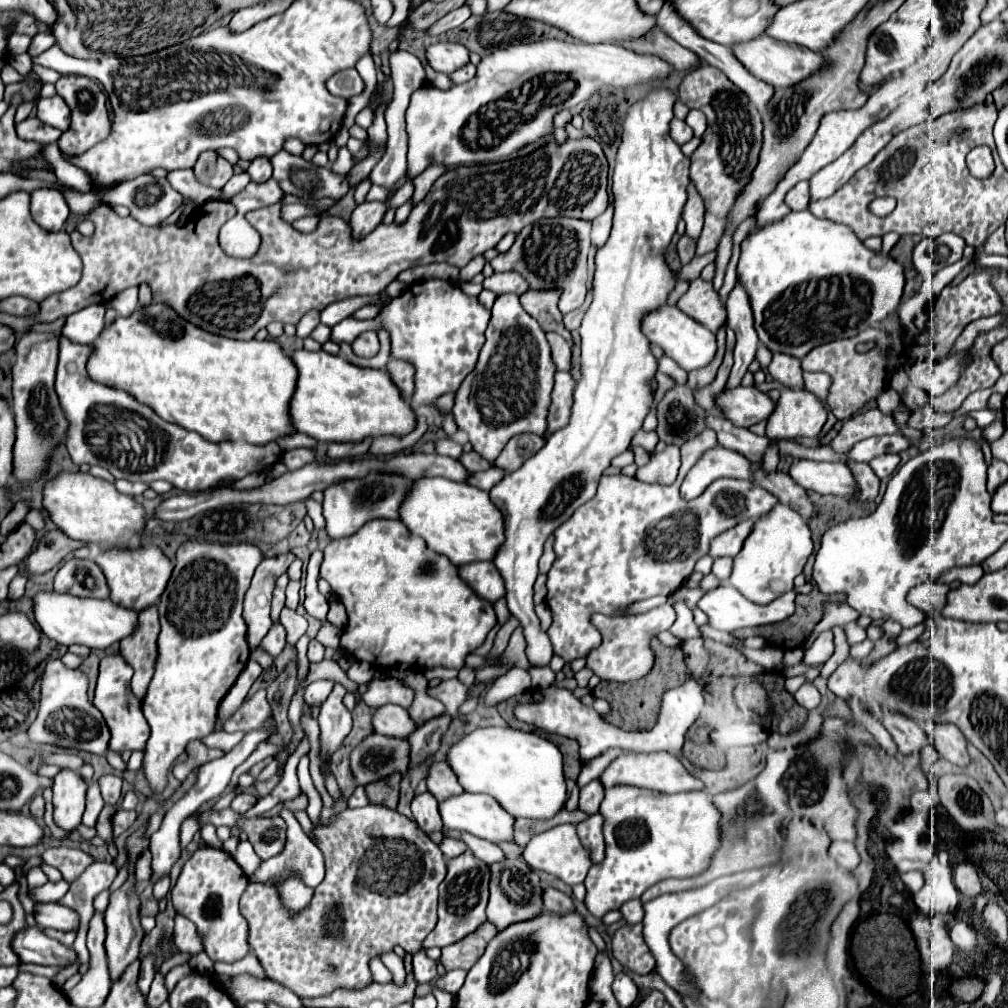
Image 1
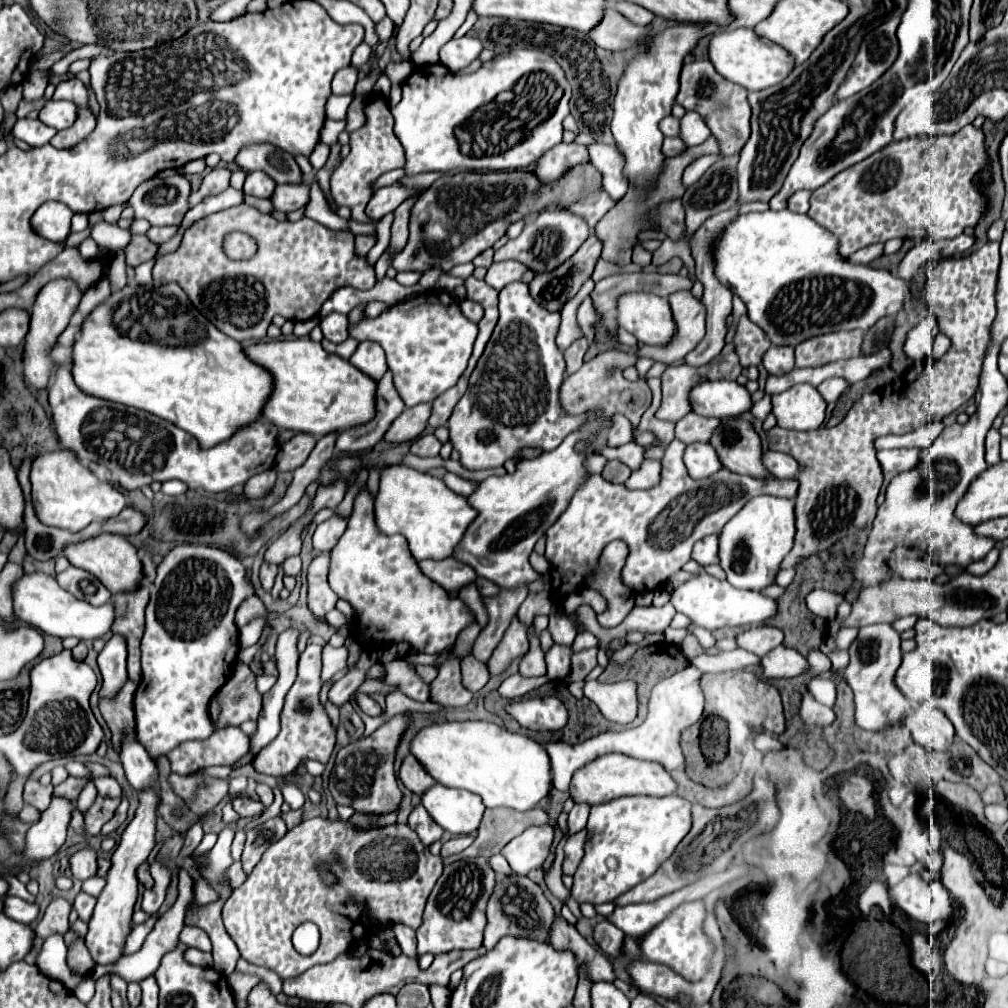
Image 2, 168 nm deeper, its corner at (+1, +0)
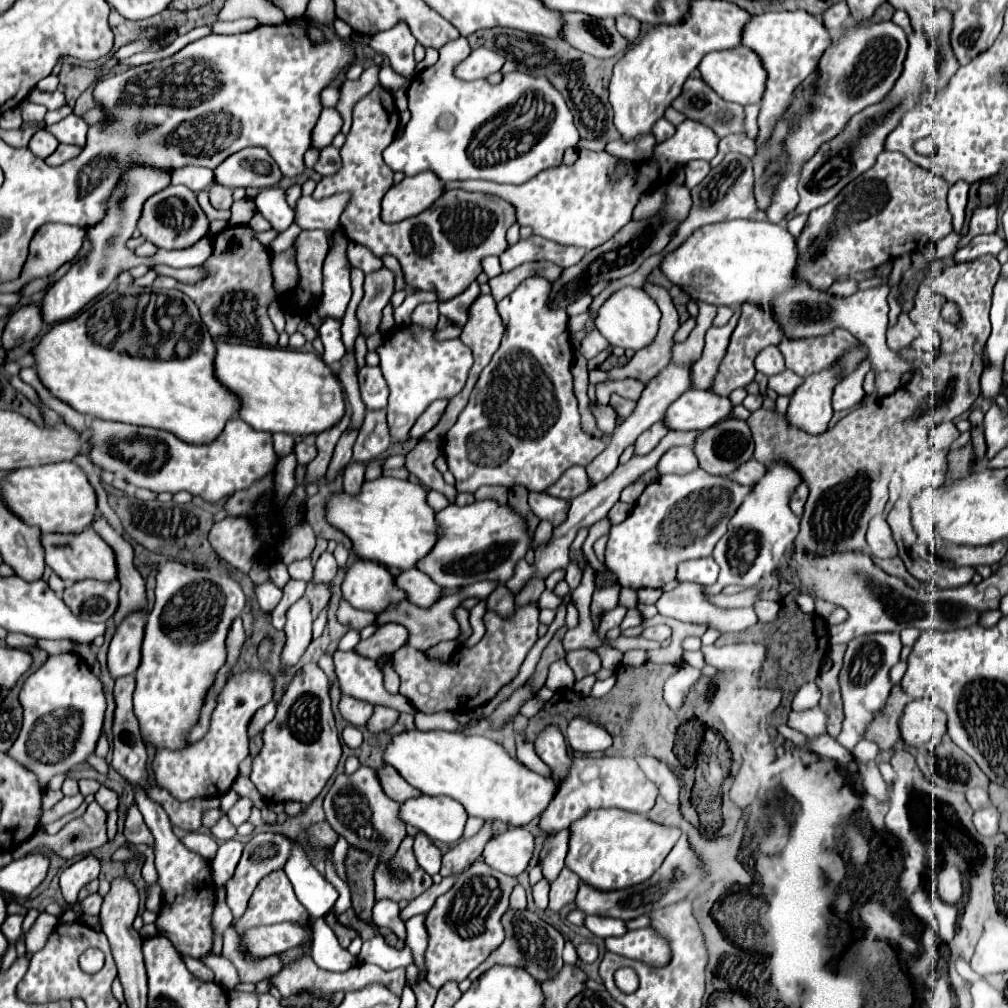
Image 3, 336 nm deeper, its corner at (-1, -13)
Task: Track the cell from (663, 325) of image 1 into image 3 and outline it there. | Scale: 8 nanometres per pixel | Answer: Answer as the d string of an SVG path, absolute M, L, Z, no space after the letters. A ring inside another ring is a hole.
M624 287L616 291L600 309L596 317L596 327L598 331L610 341L612 347L624 347L624 349L644 349L652 343L656 337L656 329L660 325L660 309L656 301L644 291L636 287Z

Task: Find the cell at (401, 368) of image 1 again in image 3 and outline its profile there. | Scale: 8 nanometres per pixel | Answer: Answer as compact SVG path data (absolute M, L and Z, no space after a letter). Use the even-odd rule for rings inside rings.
M368 409L354 443L352 459L358 463L368 463L380 457L388 445L390 445L390 429L386 423L386 409L376 411Z

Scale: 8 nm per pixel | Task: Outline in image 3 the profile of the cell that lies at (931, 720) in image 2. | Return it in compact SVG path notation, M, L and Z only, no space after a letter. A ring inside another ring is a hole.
M912 701L900 719L902 741L910 747L934 751L946 735L946 715L928 701Z

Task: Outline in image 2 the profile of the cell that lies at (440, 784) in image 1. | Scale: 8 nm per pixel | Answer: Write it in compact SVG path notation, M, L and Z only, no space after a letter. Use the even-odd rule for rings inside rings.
M406 756L402 760L398 778L414 794L424 794L430 786L436 784L434 778L430 778L430 774L420 766L420 762L414 756Z

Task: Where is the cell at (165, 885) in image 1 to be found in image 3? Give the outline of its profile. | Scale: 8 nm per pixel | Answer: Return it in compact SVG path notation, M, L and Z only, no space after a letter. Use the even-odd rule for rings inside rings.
M134 805L128 815L126 815L126 823L124 823L124 835L132 845L148 845L154 847L154 837L150 833L150 829L146 827L142 815L138 813L138 807Z

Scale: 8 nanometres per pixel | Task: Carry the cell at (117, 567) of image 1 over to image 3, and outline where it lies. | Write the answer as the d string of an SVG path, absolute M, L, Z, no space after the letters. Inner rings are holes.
M92 527L88 531L82 531L80 535L42 535L42 545L46 551L46 565L50 565L52 571L64 581L96 579L110 583L118 579L116 555L112 547L104 539L100 539L100 535L96 535Z

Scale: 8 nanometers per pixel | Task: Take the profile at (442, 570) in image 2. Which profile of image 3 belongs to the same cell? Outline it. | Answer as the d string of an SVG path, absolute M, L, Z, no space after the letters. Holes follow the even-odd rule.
M420 569L402 571L396 577L396 585L404 589L408 593L408 601L412 601L418 607L432 607L444 593L444 589Z

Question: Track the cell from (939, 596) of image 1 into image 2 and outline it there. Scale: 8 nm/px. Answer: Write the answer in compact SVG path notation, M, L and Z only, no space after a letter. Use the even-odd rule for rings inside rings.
M843 628L837 634L833 636L833 640L835 641L838 649L848 649L850 644L856 639L858 636L859 629L858 628Z

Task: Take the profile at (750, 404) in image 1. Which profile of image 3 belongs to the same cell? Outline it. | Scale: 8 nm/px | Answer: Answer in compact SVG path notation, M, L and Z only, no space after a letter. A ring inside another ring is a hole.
M688 389L682 393L666 411L664 423L672 431L704 431L732 413L728 397L716 395L714 391Z

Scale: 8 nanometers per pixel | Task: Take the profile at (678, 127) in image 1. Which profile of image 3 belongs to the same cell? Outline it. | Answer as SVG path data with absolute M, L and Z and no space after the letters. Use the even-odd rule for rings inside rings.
M660 119L660 123L656 123L656 127L652 129L652 135L656 137L656 143L664 143L674 133L676 133L676 127L666 119Z

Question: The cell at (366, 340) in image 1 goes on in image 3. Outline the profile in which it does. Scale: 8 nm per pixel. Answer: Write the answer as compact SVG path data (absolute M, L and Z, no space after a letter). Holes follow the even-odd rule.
M364 365L358 371L358 381L366 409L382 409L388 405L388 383L384 381L380 367Z

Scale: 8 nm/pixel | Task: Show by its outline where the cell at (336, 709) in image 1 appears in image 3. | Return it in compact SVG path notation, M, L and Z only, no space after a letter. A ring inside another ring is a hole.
M354 651L334 655L335 672L340 681L340 691L360 701L372 701L372 705L394 707L400 713L416 713L412 703L402 695L390 695L384 689L382 673L376 667L376 661L360 659Z

